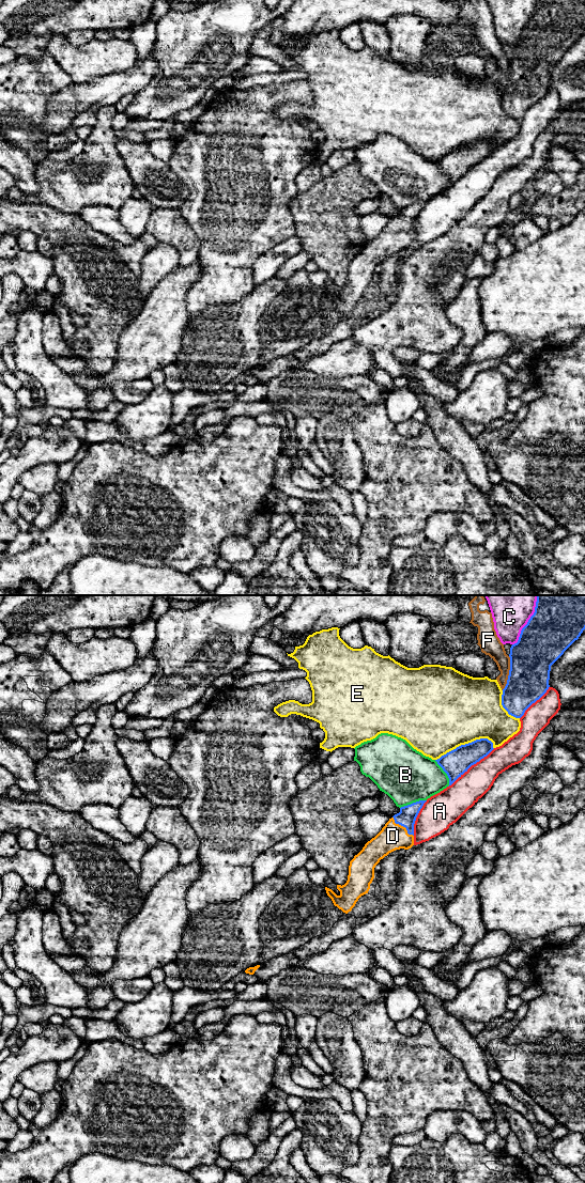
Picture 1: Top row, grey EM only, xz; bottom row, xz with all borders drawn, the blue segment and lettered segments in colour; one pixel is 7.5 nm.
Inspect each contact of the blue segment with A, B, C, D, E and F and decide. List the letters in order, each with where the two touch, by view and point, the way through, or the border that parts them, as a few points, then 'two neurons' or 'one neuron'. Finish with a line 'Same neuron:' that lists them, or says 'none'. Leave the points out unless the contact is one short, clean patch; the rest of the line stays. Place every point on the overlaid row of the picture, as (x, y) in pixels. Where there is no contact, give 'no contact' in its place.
A: contact xz (471, 765); two neurons
B: contact xz (445, 772); two neurons
C: contact xz (528, 621); two neurons
D: contact xz (402, 825); way xz (406, 816), (402, 825), (393, 836); one neuron
E: contact xz (465, 744); two neurons
F: contact xz (509, 673); two neurons
Same neuron: D

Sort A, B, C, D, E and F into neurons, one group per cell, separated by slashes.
A / B / C / D / E / F

